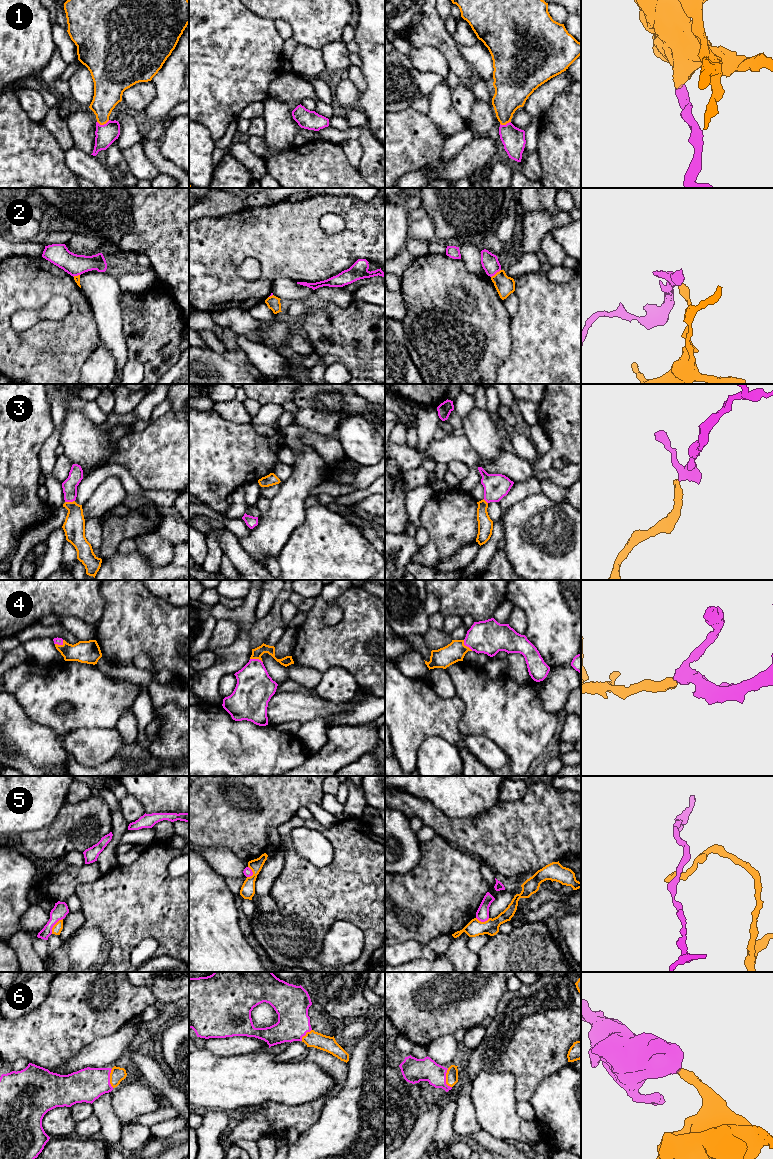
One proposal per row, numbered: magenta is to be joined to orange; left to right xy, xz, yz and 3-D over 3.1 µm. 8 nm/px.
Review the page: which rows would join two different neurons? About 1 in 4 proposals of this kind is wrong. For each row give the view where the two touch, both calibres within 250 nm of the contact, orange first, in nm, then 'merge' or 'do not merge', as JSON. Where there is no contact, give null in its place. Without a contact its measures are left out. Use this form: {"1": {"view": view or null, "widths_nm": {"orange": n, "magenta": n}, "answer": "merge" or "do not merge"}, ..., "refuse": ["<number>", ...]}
{"1": {"view": "xy", "widths_nm": {"orange": 220, "magenta": 170}, "answer": "merge"}, "2": {"view": "yz", "widths_nm": {"orange": 150, "magenta": 140}, "answer": "do not merge"}, "3": {"view": "xy", "widths_nm": {"orange": 180, "magenta": 120}, "answer": "merge"}, "4": {"view": "xz", "widths_nm": {"orange": 80, "magenta": 300}, "answer": "merge"}, "5": {"view": "xy", "widths_nm": {"orange": 80, "magenta": 120}, "answer": "merge"}, "6": {"view": "yz", "widths_nm": {"orange": 100, "magenta": 180}, "answer": "merge"}, "refuse": ["2"]}

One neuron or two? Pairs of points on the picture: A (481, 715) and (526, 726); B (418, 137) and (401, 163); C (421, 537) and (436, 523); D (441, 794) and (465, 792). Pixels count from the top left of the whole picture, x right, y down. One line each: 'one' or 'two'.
A: one
B: one
C: two
D: one

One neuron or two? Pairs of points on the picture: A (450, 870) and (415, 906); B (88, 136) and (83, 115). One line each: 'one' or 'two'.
A: one
B: one

